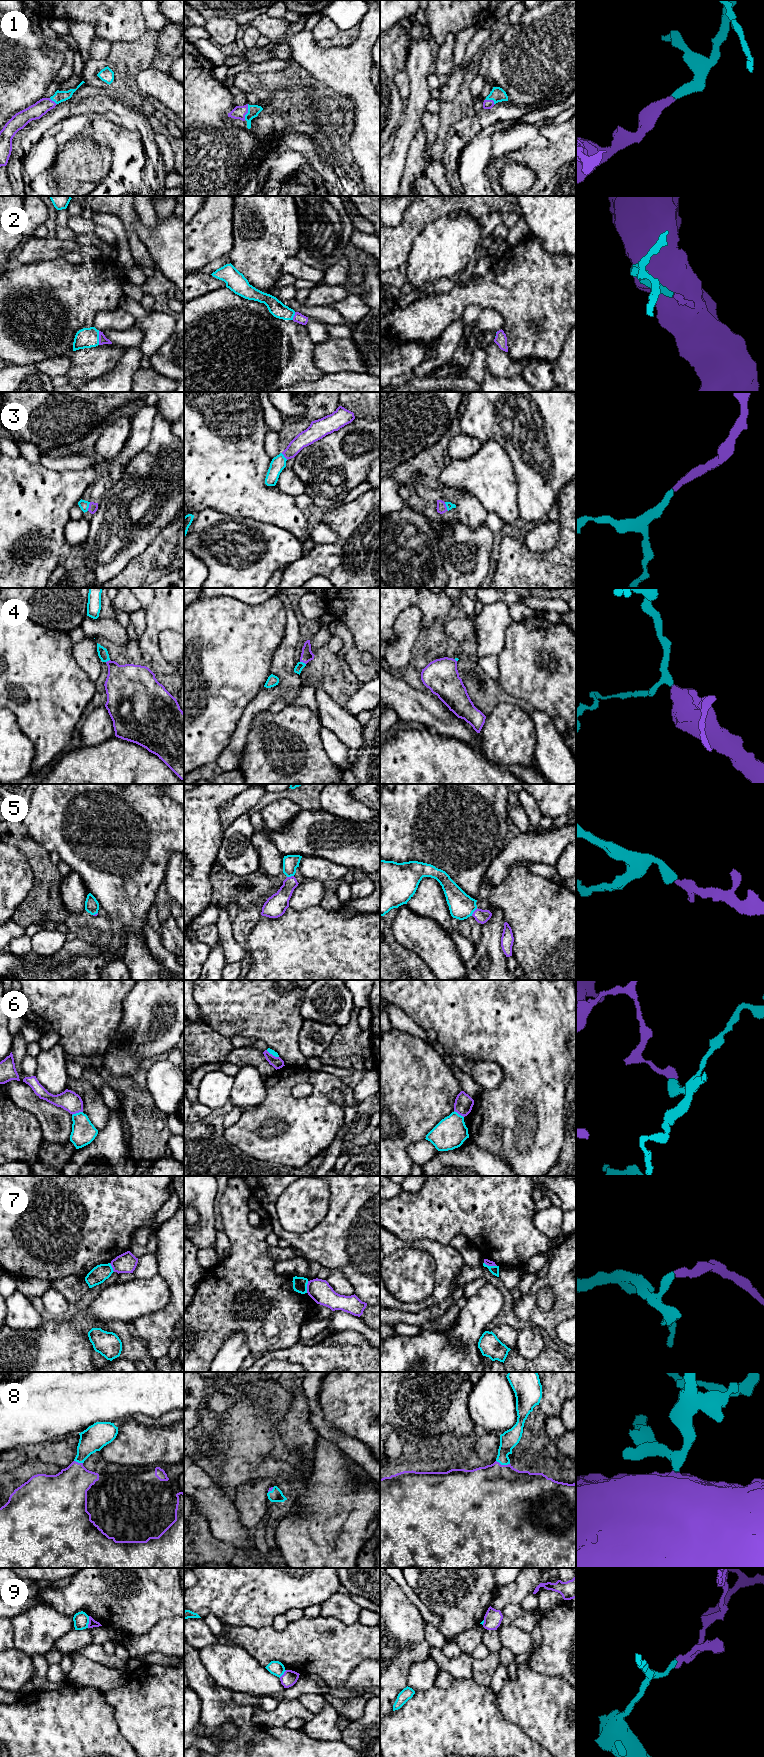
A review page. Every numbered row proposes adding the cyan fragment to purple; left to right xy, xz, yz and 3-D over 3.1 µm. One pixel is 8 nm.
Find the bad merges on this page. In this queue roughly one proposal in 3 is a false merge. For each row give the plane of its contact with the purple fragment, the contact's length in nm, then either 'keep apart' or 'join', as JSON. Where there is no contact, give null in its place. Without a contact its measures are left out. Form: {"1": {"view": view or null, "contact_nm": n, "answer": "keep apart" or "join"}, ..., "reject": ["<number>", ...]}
{"1": {"view": "xz", "contact_nm": 130, "answer": "join"}, "2": {"view": "xy", "contact_nm": 110, "answer": "join"}, "3": {"view": "xy", "contact_nm": 80, "answer": "join"}, "4": {"view": "xz", "contact_nm": 50, "answer": "join"}, "5": {"view": "yz", "contact_nm": 80, "answer": "join"}, "6": {"view": "xy", "contact_nm": 90, "answer": "keep apart"}, "7": {"view": "xz", "contact_nm": 100, "answer": "keep apart"}, "8": {"view": "yz", "contact_nm": 120, "answer": "join"}, "9": {"view": "xy", "contact_nm": 100, "answer": "keep apart"}, "reject": ["6", "7", "9"]}

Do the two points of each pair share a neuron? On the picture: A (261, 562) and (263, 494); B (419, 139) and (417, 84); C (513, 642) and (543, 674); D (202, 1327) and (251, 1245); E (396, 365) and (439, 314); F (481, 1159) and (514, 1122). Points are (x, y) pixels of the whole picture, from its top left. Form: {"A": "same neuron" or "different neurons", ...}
{"A": "different neurons", "B": "different neurons", "C": "same neuron", "D": "same neuron", "E": "different neurons", "F": "different neurons"}

